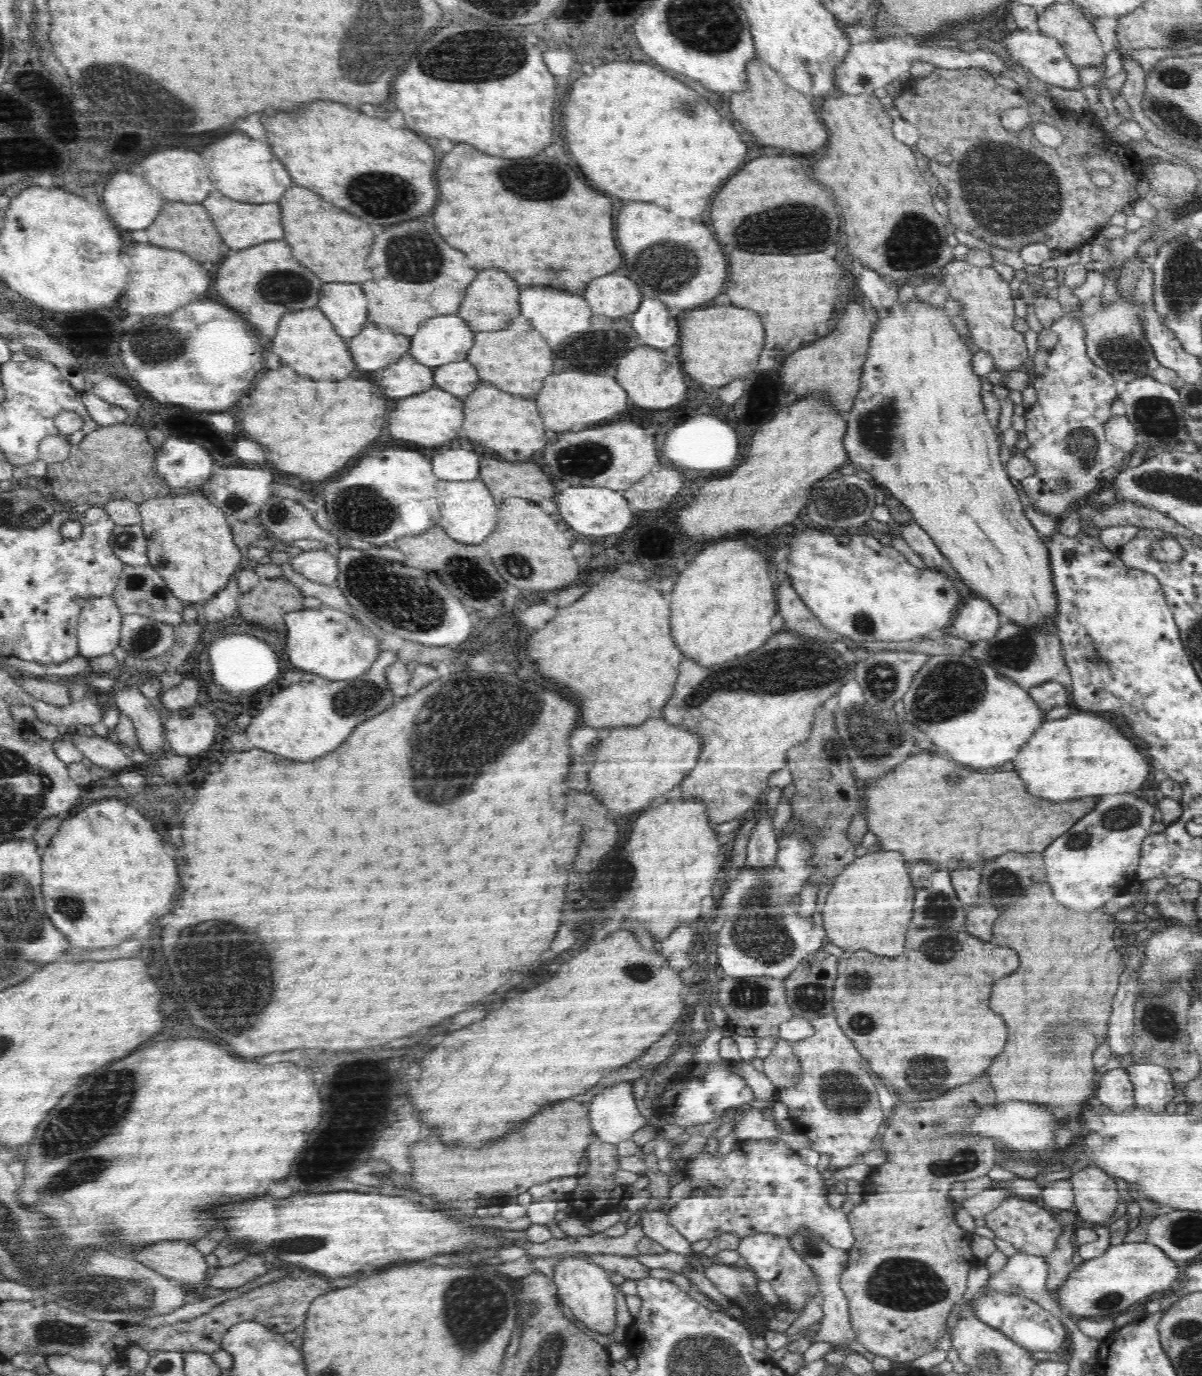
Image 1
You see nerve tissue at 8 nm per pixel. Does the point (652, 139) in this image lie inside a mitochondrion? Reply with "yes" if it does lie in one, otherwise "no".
no

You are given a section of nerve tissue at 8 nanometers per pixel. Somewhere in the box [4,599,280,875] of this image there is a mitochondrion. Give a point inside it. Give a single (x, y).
(147, 638)

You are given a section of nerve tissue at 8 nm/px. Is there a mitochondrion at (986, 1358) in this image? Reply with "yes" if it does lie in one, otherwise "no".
yes

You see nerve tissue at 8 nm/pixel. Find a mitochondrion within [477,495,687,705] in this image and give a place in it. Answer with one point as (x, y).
(516, 566)

